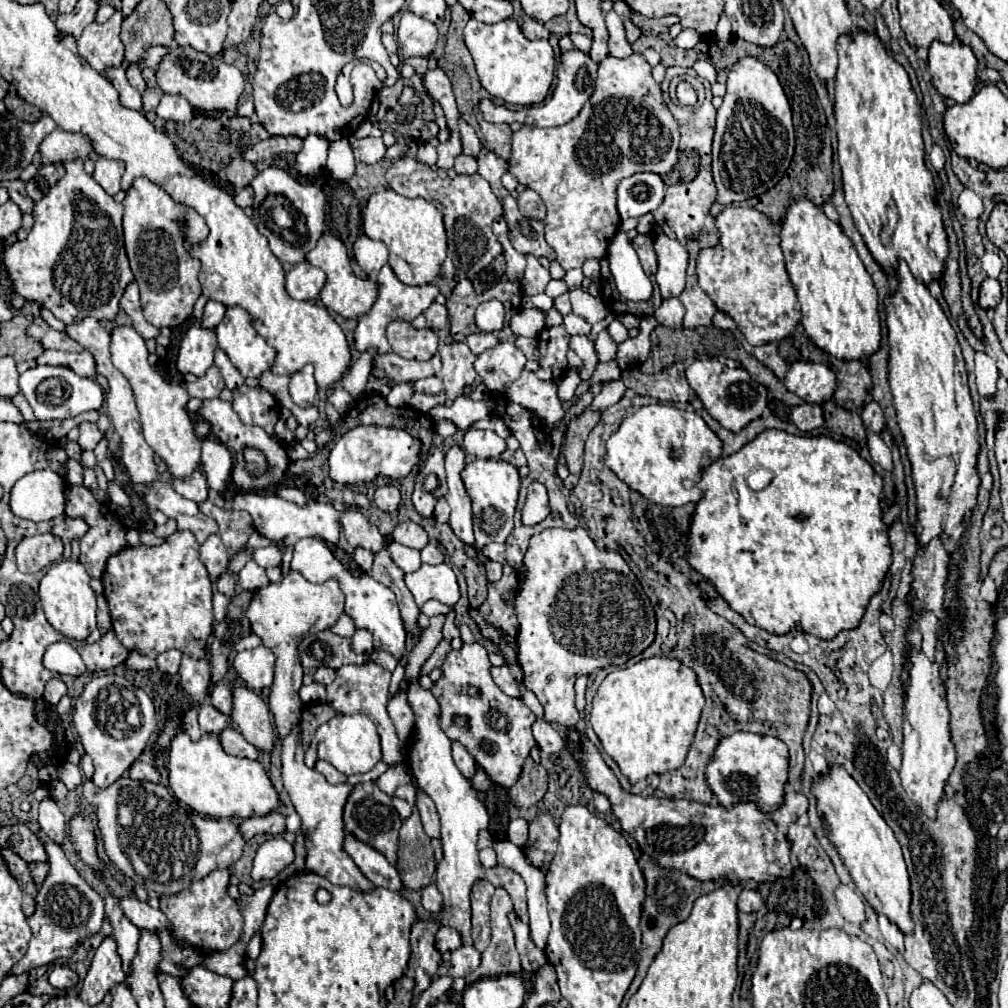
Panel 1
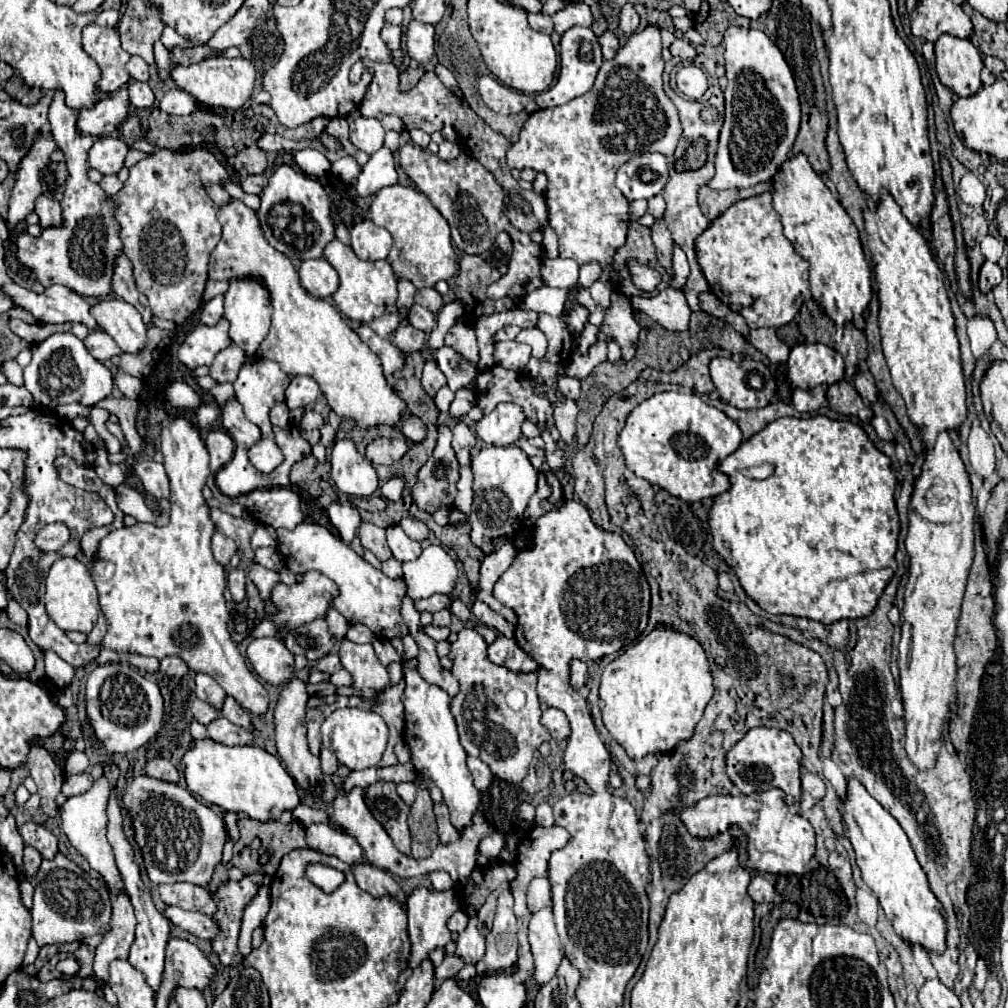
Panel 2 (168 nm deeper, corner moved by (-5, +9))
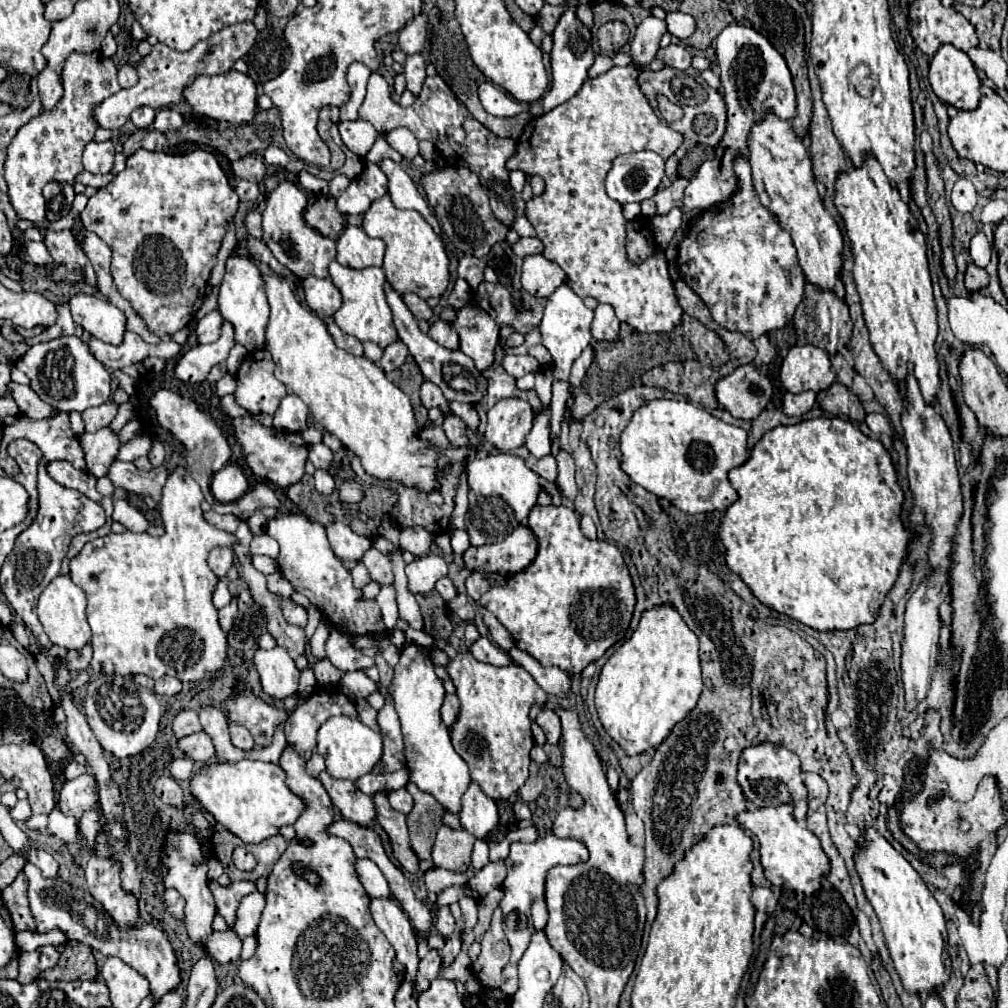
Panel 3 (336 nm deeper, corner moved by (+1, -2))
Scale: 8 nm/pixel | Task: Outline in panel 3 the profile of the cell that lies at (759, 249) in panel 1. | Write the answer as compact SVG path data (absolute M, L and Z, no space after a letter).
M745 156L733 160L737 176L735 194L687 222L687 234L677 246L677 272L705 302L713 320L755 340L769 330L783 328L803 300L805 274L799 266L791 236L779 226L775 214L759 202L751 186L751 166Z

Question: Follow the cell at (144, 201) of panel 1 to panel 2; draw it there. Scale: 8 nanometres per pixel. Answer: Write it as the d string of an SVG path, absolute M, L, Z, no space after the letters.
M161 149L159 153L149 155L129 169L129 179L123 183L123 189L113 195L119 203L117 221L121 225L121 241L125 255L133 263L133 273L137 289L147 295L149 307L155 317L169 319L173 323L185 321L193 311L201 307L203 287L207 281L207 263L209 253L221 239L221 223L215 217L217 205L205 193L207 183L227 181L229 175L225 167L205 149L193 149L187 153L177 153Z

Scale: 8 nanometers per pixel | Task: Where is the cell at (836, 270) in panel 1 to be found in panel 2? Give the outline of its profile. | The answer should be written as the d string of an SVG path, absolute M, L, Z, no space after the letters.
M805 155L787 159L773 177L773 185L773 207L781 215L783 235L793 243L797 255L809 263L809 283L815 303L837 327L853 323L855 317L865 317L873 297L871 267L851 217L813 171Z

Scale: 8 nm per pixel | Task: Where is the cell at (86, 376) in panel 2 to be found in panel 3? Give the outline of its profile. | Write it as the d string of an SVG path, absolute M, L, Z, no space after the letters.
M61 336L43 344L31 346L17 362L17 368L31 378L31 388L59 412L83 412L85 408L99 406L111 396L111 378L105 366L93 356L87 340L79 336Z

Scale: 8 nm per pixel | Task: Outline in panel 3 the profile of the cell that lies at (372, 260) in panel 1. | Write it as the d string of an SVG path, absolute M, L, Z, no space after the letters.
M347 226L337 240L337 262L349 268L381 266L385 254L385 242L381 238L367 236L357 226Z

